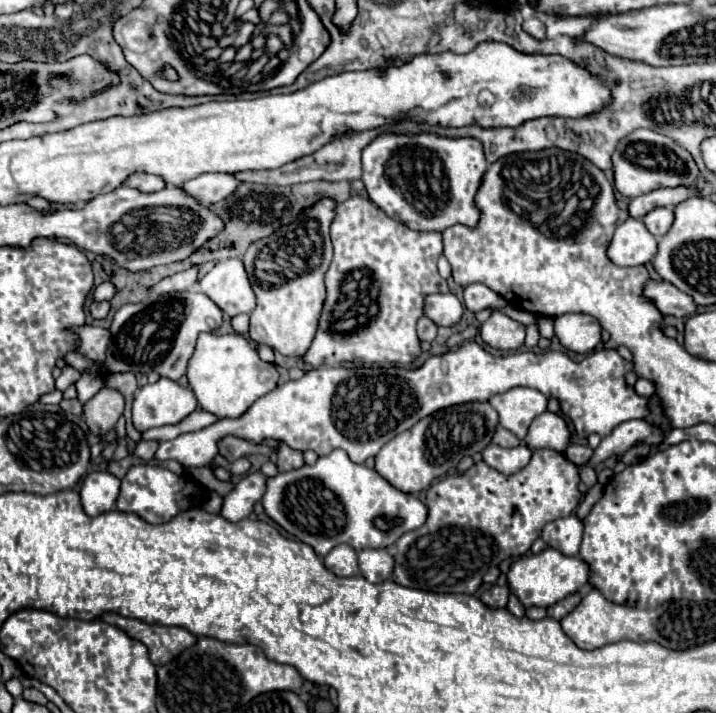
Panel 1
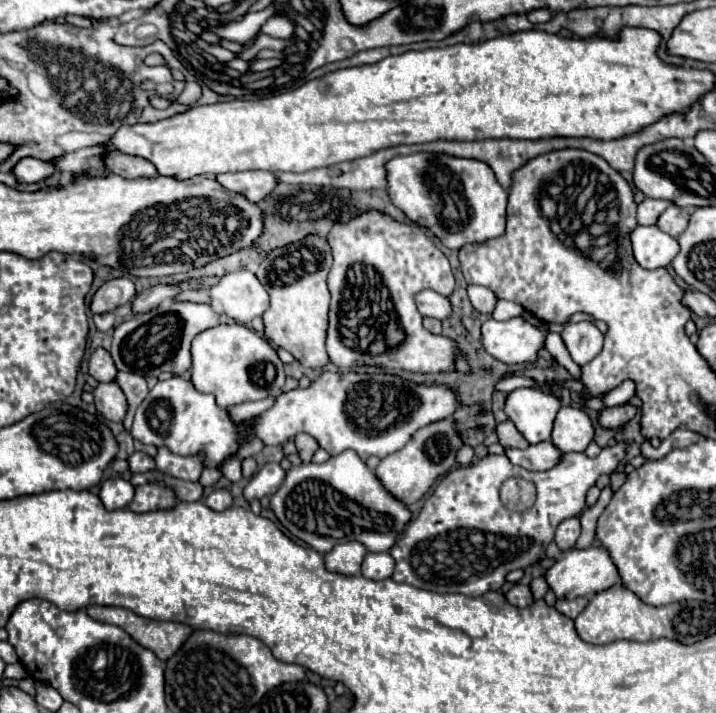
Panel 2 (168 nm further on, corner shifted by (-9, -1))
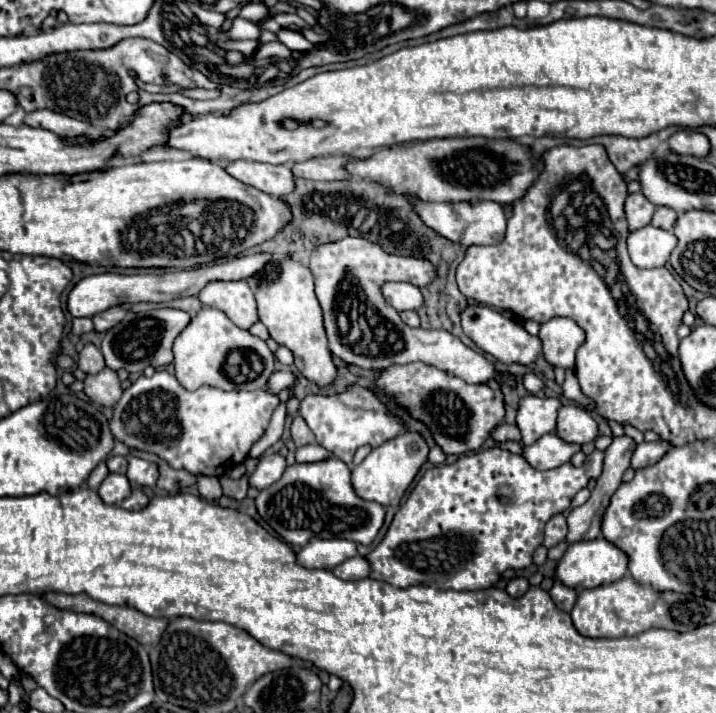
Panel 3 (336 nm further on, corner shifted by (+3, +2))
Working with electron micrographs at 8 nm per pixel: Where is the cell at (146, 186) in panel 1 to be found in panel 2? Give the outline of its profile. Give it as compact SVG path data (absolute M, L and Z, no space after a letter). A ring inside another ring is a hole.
M104 151L104 165L108 171L122 175L126 179L136 179L136 177L156 177L158 171L148 159L140 159L136 155L124 155L122 151Z

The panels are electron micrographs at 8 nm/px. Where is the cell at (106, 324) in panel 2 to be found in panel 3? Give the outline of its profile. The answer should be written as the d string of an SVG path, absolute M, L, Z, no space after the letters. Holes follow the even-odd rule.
M74 318L72 322L72 334L84 334L84 332L90 332L94 328L94 322L92 318Z

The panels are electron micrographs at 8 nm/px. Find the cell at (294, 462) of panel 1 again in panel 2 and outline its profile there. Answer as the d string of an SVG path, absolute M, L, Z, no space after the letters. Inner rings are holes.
M300 433L300 435L296 435L296 447L298 447L298 453L300 453L302 461L304 461L304 463L310 463L312 455L316 453L316 449L318 449L320 445L318 445L316 439L312 439L308 433Z

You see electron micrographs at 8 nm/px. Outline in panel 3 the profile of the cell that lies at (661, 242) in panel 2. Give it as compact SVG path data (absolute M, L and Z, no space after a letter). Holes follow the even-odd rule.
M644 226L630 232L628 252L638 268L658 268L668 262L672 248L676 246L676 236L654 226Z

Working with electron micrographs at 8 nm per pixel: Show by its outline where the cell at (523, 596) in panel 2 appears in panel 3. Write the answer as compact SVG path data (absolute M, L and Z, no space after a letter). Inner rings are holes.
M514 578L514 580L510 580L508 586L506 586L506 592L508 592L512 598L520 598L526 590L528 590L528 580L526 580L526 578Z

